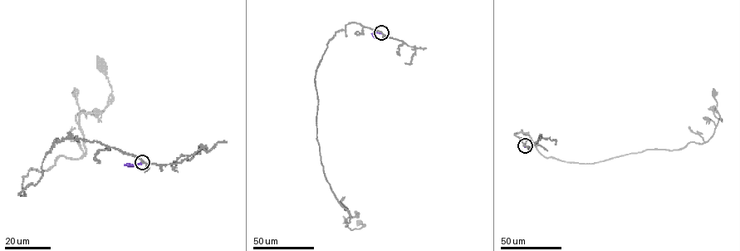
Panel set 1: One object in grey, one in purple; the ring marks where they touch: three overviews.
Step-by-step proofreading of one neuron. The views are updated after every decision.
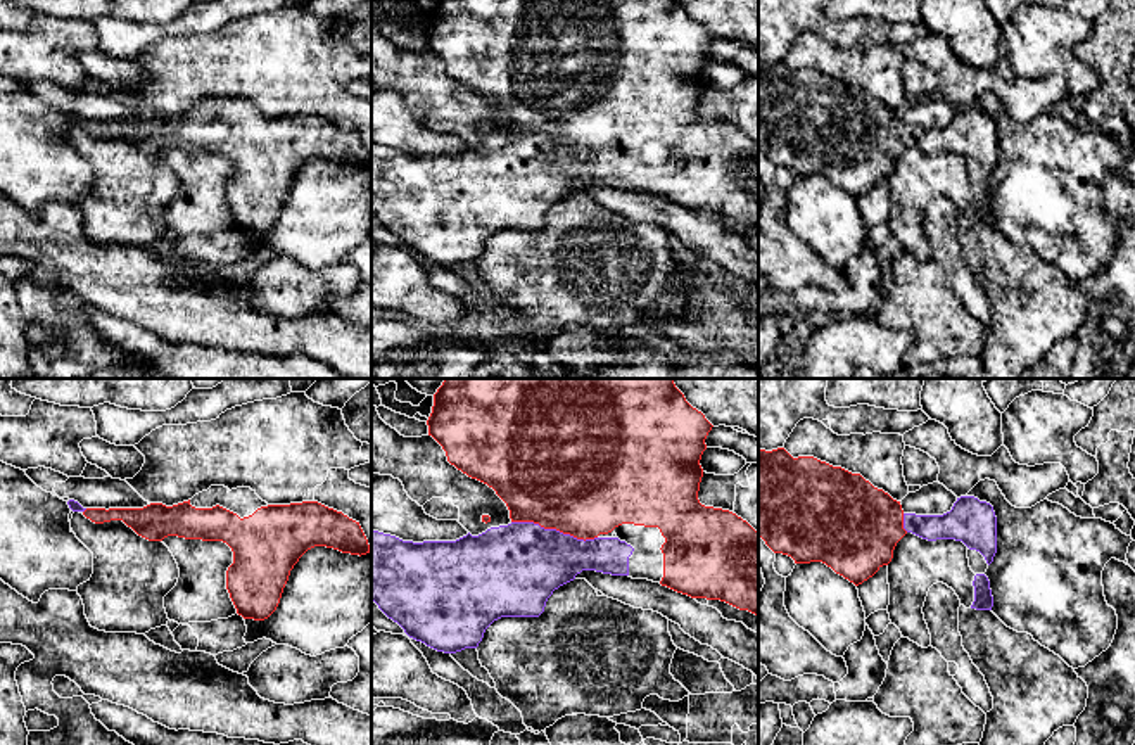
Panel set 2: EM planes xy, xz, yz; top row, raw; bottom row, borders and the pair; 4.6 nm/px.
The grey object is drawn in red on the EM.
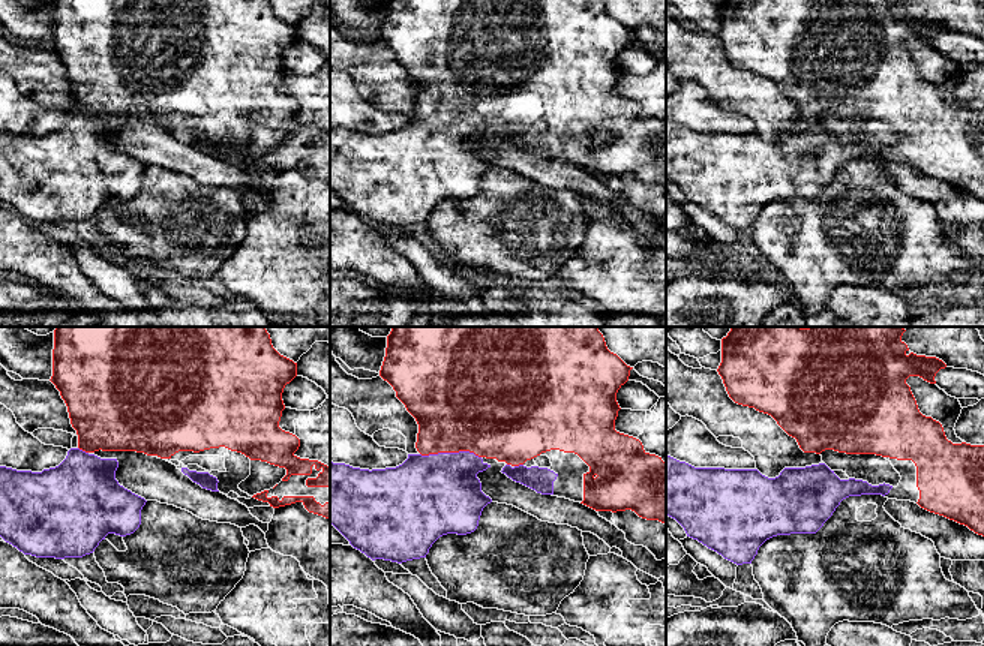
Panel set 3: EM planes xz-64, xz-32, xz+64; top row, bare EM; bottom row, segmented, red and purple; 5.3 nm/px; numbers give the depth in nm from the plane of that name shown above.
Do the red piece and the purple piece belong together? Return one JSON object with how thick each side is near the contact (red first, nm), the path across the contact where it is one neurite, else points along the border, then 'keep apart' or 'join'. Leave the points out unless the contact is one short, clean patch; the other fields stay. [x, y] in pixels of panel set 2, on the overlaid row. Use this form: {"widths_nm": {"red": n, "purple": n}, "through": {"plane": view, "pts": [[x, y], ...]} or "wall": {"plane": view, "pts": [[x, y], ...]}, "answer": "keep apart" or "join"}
{"widths_nm": {"red": 500, "purple": 400}, "answer": "join"}

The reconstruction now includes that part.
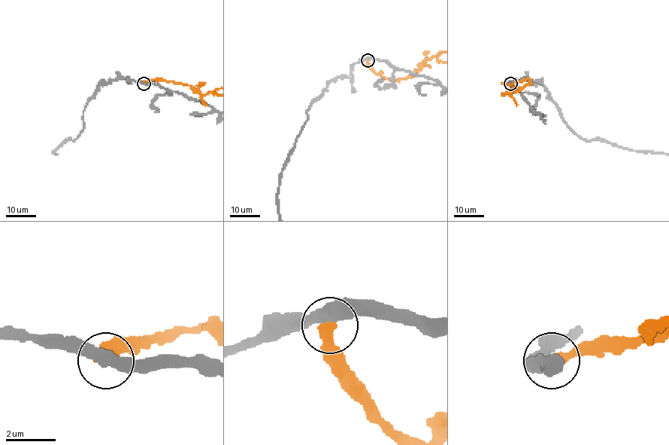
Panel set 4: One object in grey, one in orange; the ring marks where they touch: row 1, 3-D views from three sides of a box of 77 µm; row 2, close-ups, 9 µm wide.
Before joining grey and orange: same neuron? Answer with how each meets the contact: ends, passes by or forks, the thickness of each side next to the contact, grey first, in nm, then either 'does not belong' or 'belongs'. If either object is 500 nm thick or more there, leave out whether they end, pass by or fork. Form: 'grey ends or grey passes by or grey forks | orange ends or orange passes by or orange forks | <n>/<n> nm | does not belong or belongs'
500/400 nm | does not belong

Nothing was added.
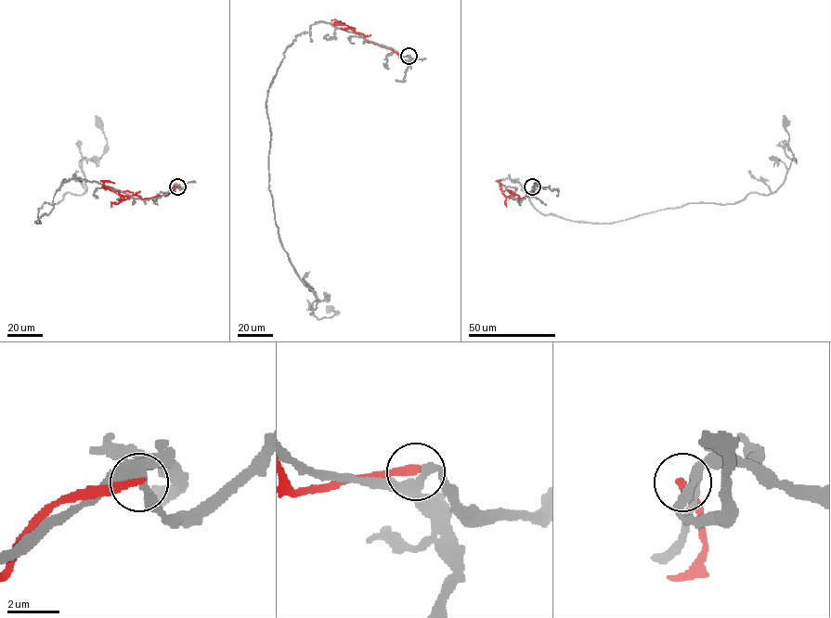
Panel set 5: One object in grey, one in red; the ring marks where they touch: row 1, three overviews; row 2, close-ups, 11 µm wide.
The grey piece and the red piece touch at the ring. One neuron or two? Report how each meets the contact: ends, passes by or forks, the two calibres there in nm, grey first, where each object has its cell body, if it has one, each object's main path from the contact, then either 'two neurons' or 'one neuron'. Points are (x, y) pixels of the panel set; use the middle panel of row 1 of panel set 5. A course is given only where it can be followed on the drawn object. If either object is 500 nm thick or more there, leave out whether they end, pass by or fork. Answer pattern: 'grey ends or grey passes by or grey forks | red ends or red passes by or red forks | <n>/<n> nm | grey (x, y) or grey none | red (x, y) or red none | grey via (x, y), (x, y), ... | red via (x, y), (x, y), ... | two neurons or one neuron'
grey passes by | red ends | 360/320 nm | grey (329, 308) | red none | grey via (409, 56), (319, 21), (285, 50), (269, 87), (279, 238), (318, 299), (310, 314), (337, 311), (329, 309) | red via (409, 56), (400, 57), (393, 50), (370, 42), (349, 27), (334, 22), (345, 24) | two neurons

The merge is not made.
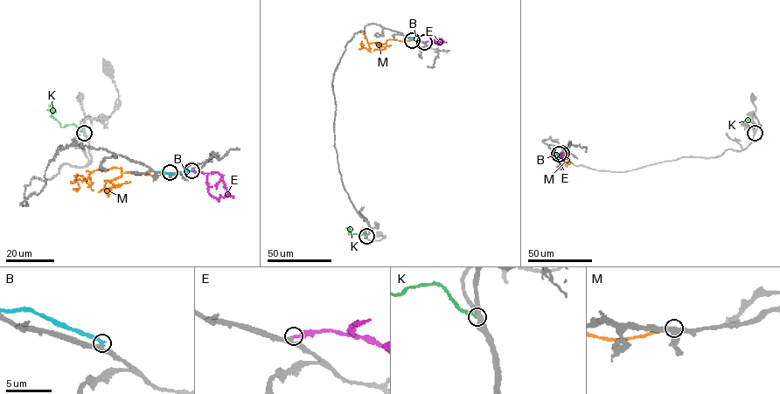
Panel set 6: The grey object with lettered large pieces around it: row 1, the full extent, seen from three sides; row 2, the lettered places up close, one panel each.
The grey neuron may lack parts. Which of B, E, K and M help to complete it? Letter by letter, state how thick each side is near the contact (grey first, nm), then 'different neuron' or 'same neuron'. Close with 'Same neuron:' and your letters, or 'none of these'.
B: calibres 320 and 400 nm; different neuron
E: calibres 360 and 240 nm; same neuron
K: calibres 360 and 240 nm; different neuron
M: calibres 420 and 320 nm; different neuron
Same neuron: E

